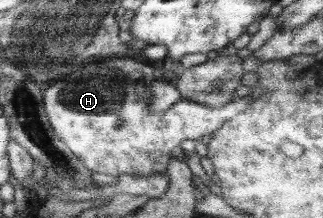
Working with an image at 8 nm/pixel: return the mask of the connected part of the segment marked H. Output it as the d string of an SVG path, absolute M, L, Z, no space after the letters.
M134 56L88 57L74 71L60 73L58 77L39 84L42 94L42 107L54 135L74 154L82 165L90 171L106 175L134 175L146 177L152 173L164 173L170 160L170 151L184 139L200 140L218 129L218 126L234 115L242 113L250 105L250 96L236 97L230 103L216 109L198 105L188 99L180 99L162 112L151 111L148 107L150 84L158 73L156 65L144 62Z

